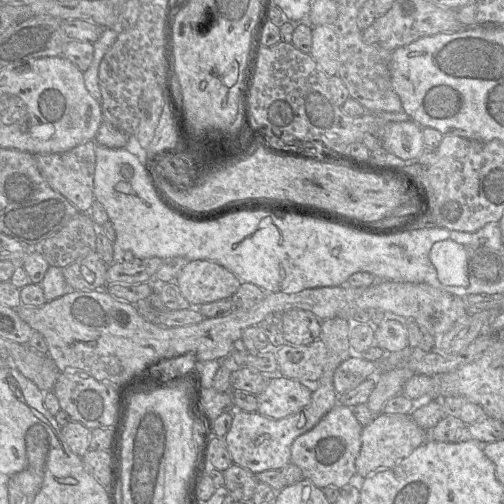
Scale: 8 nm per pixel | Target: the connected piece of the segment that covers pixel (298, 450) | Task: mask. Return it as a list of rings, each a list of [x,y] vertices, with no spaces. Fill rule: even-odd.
[[[337,403],[317,425],[294,440],[290,462],[302,470],[305,479],[321,489],[343,488],[356,474],[355,461],[361,448],[362,429],[363,426],[355,418],[352,407]]]

